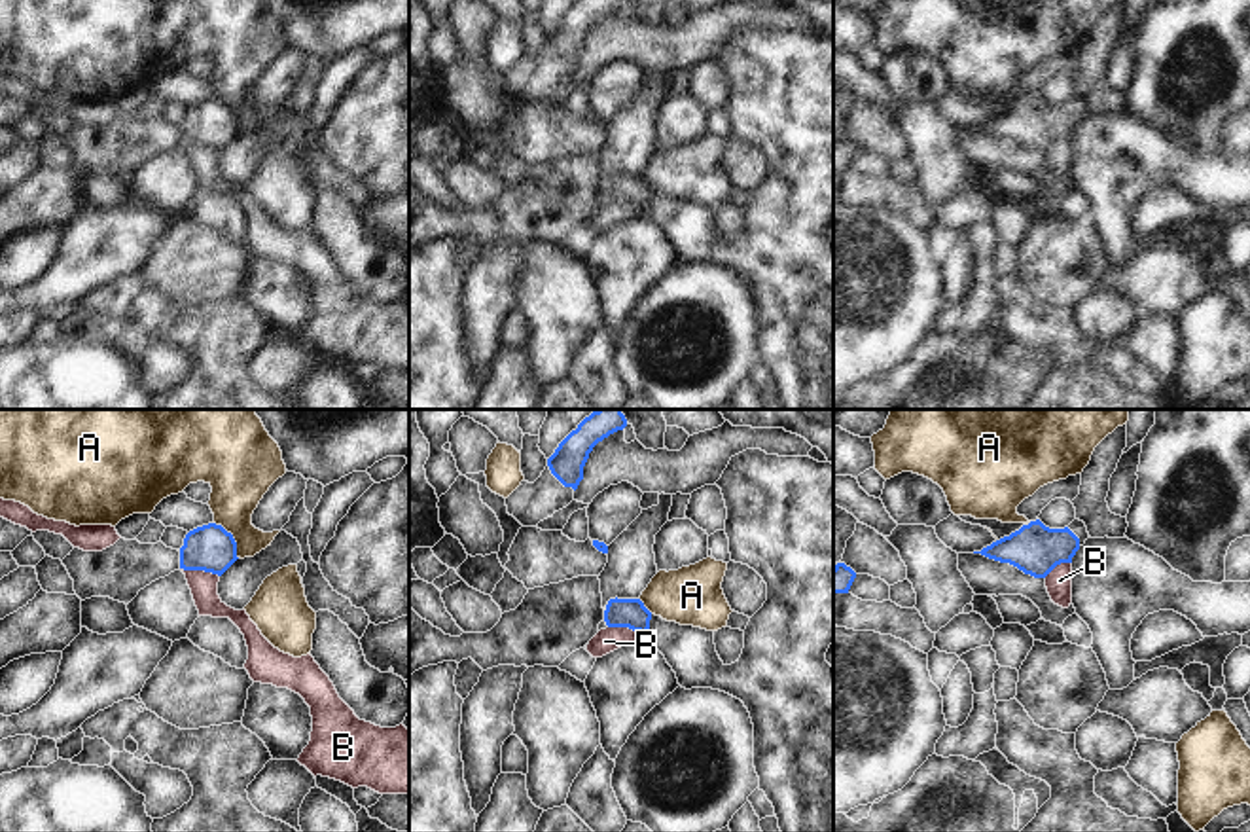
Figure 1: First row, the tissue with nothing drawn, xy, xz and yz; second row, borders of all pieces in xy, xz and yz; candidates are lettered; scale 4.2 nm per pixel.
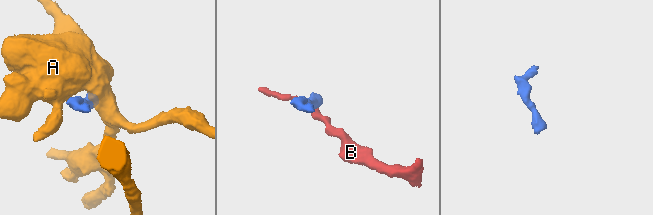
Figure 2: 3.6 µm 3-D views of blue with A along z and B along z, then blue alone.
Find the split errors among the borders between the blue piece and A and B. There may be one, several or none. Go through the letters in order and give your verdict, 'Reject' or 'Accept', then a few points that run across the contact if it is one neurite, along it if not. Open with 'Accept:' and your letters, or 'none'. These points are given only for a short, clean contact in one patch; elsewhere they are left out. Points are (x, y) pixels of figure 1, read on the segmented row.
Accept: none
A: Reject. Line: xy (214, 522), (232, 535), (237, 558)
B: Reject. Line: xy (180, 567), (209, 571), (218, 577).

